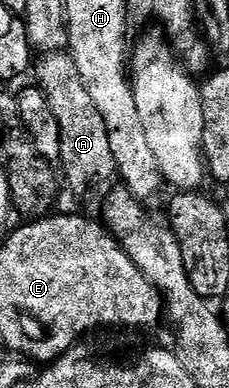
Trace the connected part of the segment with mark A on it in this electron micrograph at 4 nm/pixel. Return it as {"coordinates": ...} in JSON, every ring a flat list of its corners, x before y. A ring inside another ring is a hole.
{"coordinates":[[47,52,38,59,33,74,36,74,37,85,45,92,45,100,49,100,49,108,53,108,53,116,57,116,57,124,61,128,61,152,59,162,65,182,77,193,83,194,102,182,116,177,113,148,109,148,109,132,105,128,105,120,101,120,101,112,97,112,97,104,93,104,93,96,89,96,89,88,85,88,85,80,81,80,81,72,77,72,77,64,67,52]]}

